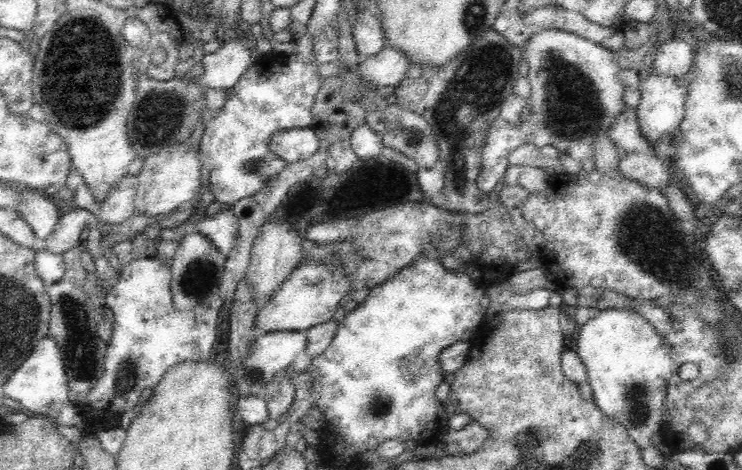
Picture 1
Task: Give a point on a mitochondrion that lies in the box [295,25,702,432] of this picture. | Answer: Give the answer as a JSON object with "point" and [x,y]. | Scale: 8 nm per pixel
{"point":[480,84]}

